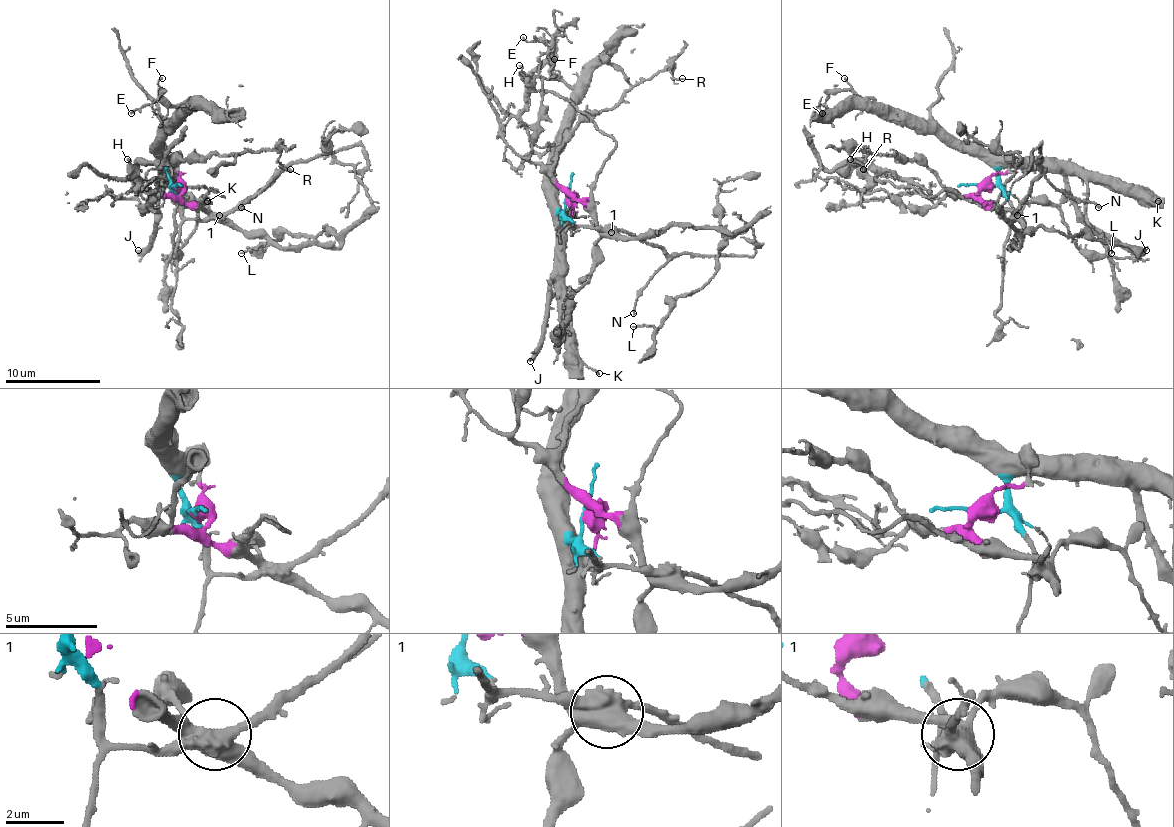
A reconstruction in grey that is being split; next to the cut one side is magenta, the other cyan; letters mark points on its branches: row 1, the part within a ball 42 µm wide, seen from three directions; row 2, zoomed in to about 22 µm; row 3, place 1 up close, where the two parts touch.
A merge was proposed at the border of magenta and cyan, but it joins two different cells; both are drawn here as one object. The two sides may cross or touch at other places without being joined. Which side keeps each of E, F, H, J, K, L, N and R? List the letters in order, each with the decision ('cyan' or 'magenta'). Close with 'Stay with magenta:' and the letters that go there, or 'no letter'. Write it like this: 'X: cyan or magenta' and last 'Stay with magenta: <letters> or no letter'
E: cyan
F: cyan
H: magenta
J: cyan
K: cyan
L: magenta
N: cyan
R: magenta
Stay with magenta: H, L, R

